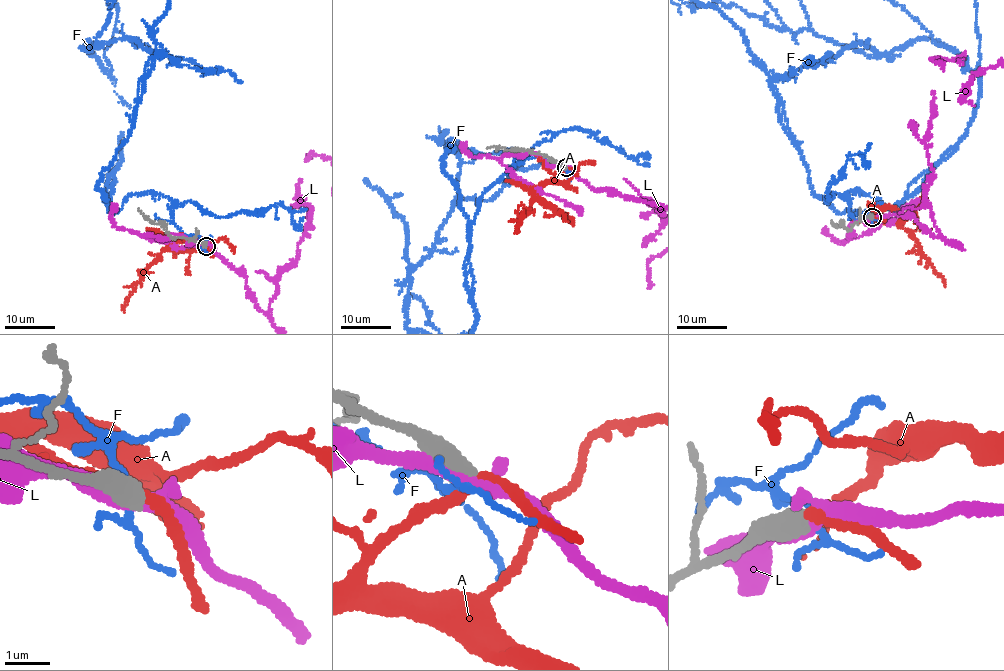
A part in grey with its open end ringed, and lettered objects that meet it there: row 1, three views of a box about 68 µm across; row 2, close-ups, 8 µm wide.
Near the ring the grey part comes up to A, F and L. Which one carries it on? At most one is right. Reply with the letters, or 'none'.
none

